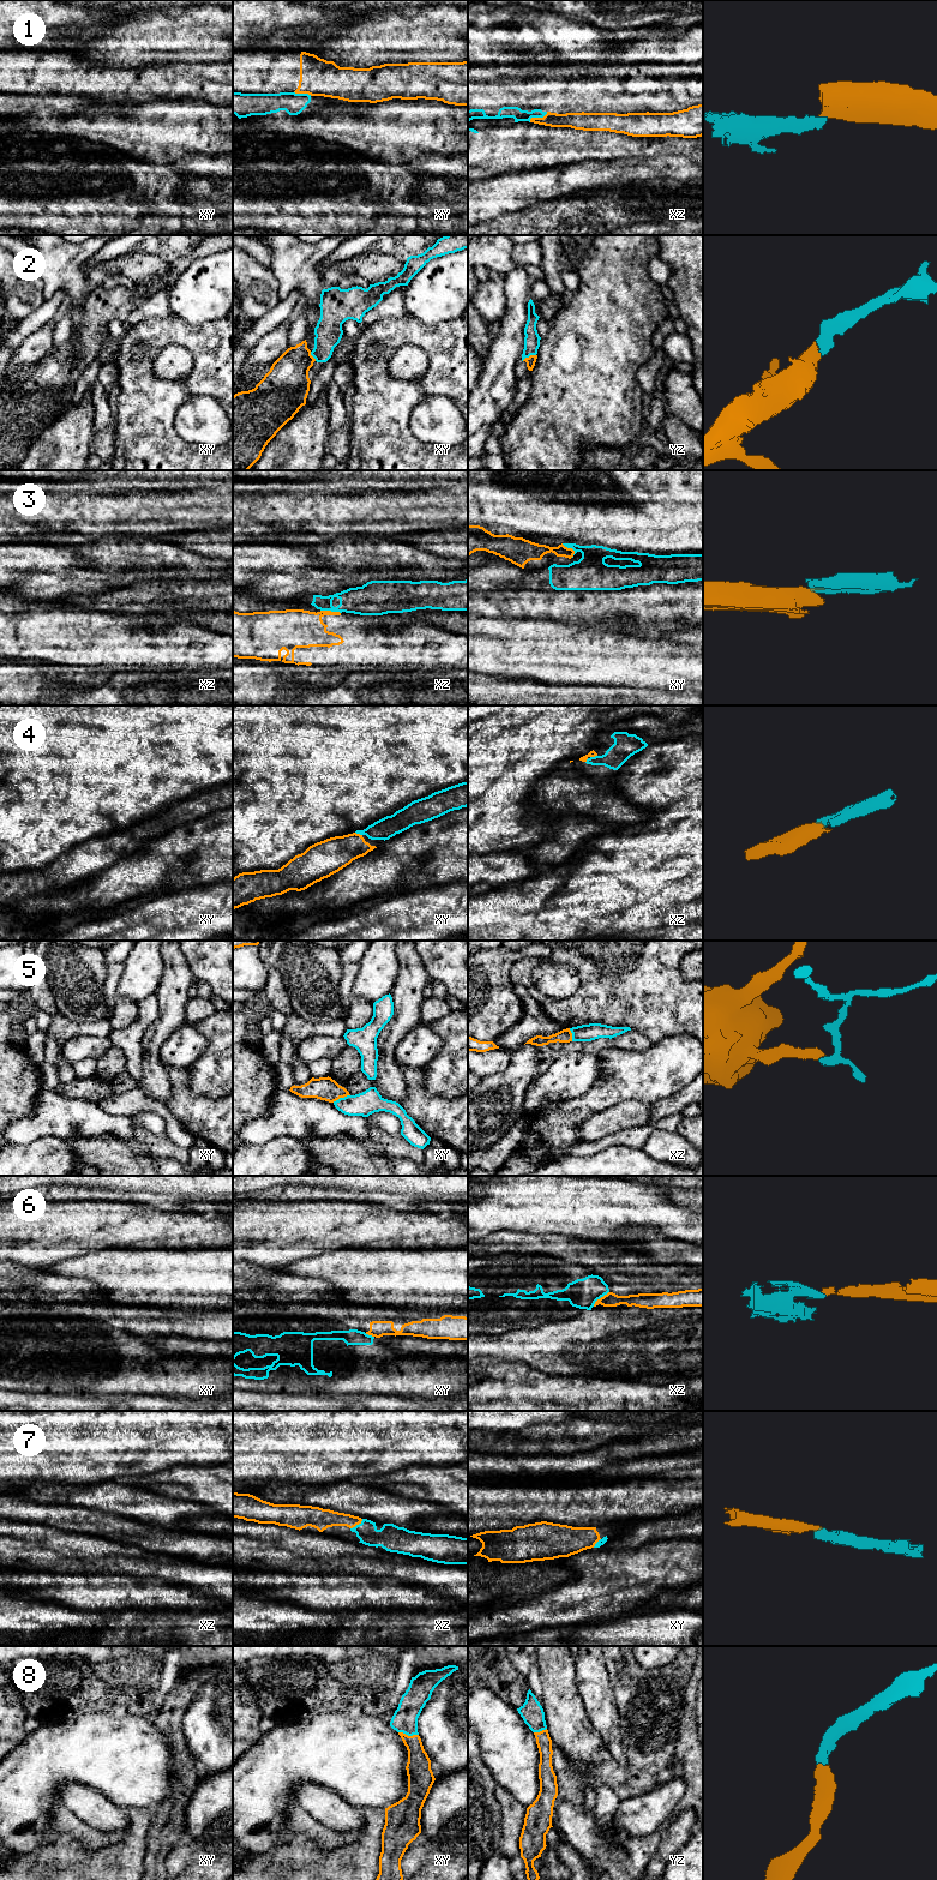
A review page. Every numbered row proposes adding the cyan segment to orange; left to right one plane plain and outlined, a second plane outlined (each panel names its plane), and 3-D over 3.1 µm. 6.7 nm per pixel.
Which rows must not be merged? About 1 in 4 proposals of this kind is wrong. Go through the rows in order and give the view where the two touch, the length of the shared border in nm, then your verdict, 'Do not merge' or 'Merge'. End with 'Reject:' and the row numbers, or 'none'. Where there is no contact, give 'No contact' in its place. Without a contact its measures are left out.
1: Touches orange in xz. Shared border 140 nm. Do not merge
2: Touches orange in yz. Shared border 100 nm. Merge
3: Touches orange in xz. Shared border 140 nm. Do not merge
4: Touches orange in xy. Shared border 50 nm. Merge
5: Touches orange in xy. Shared border 130 nm. Merge
6: Touches orange in xz. Shared border 150 nm. Do not merge
7: Touches orange in xz. Shared border 110 nm. Merge
8: Touches orange in xy. Shared border 140 nm. Merge
Reject: 1, 3, 6

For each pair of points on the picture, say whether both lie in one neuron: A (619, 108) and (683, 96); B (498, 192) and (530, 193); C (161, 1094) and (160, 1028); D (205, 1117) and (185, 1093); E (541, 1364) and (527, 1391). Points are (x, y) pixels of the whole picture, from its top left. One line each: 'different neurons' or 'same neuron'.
A: same neuron
B: same neuron
C: same neuron
D: same neuron
E: different neurons

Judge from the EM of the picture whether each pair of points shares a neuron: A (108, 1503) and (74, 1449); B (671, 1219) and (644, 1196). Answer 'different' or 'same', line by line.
A: different
B: same

